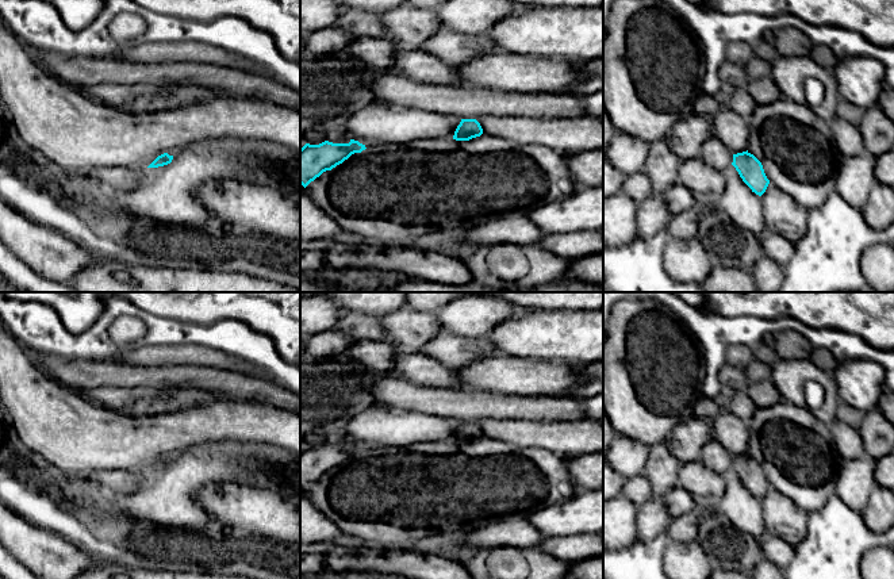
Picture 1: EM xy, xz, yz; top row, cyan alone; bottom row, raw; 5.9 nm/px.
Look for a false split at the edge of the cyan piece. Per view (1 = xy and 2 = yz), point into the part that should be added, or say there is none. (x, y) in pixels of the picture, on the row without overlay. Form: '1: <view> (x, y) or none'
1: none
2: none

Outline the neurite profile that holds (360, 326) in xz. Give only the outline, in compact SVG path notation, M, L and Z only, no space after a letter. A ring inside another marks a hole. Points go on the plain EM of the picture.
M344 311L334 327L354 341L384 341L384 329L380 318L360 311Z

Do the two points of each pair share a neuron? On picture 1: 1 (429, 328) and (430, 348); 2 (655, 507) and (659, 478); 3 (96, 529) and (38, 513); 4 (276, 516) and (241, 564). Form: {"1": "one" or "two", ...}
{"1": "two", "2": "two", "3": "one", "4": "two"}

